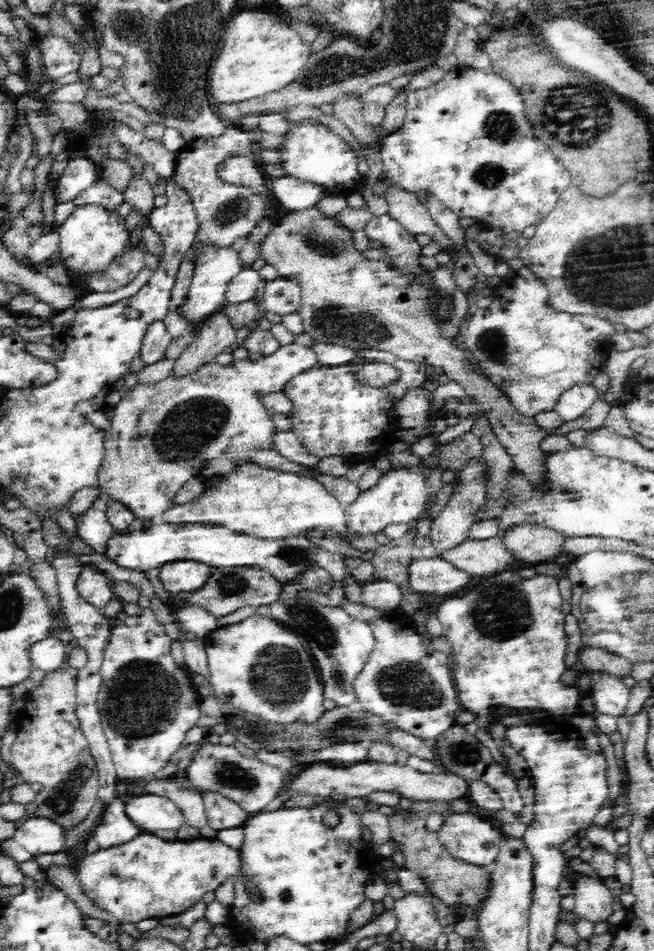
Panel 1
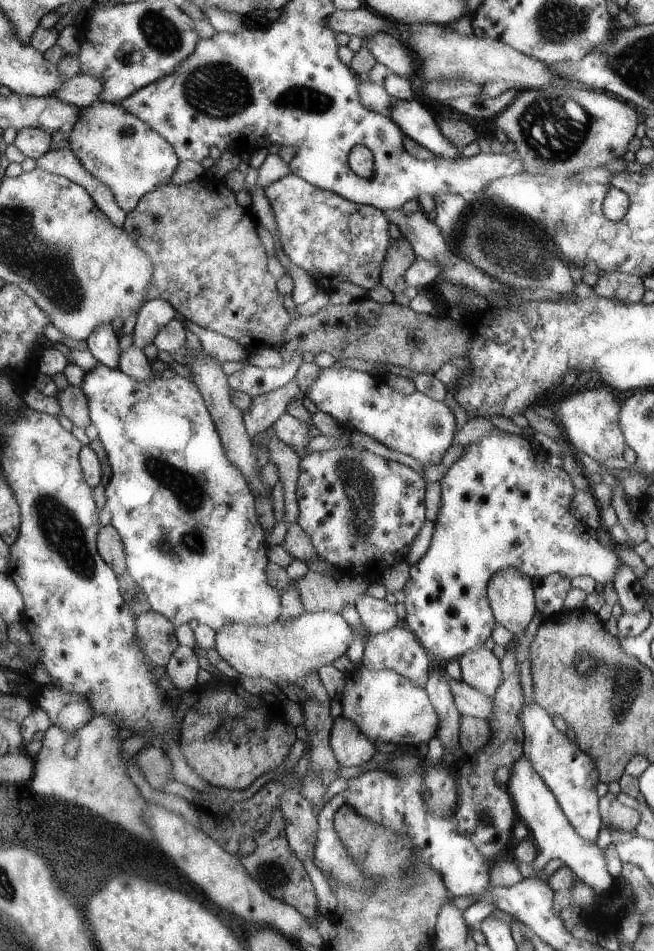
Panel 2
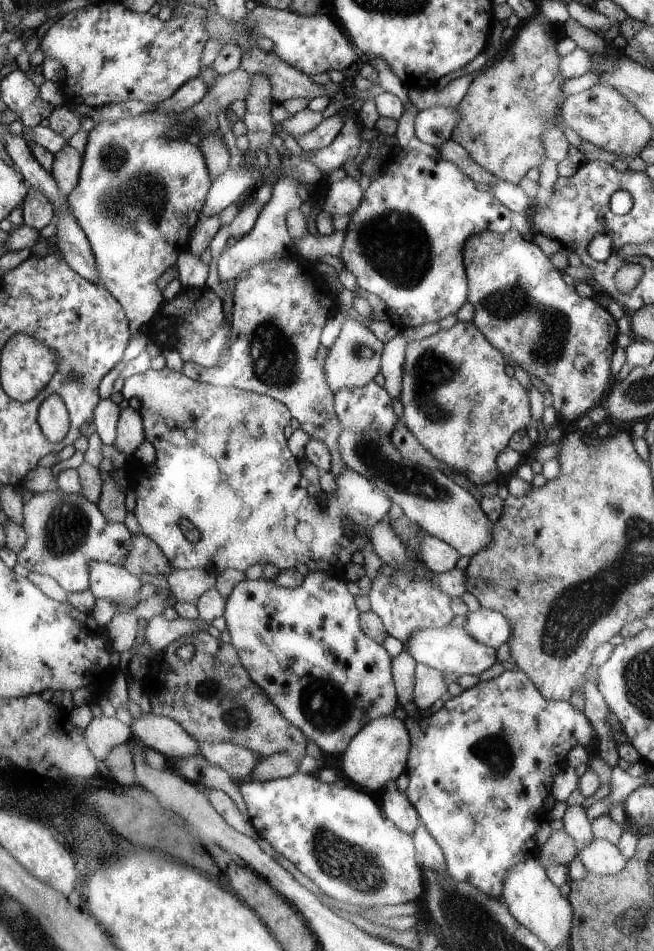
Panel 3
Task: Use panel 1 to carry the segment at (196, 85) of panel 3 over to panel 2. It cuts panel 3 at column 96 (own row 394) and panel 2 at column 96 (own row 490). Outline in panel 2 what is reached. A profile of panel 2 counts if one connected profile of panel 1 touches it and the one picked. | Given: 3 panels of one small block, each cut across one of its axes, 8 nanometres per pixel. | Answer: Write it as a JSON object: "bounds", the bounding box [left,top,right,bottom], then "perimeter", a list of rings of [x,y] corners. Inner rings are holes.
{"bounds":[68,100,181,212],"perimeter":[[[102,100],[95,101],[83,110],[81,118],[69,135],[68,147],[75,152],[82,166],[110,188],[118,206],[126,212],[133,211],[149,192],[162,185],[168,185],[181,161],[173,146],[160,133],[121,106]]]}

